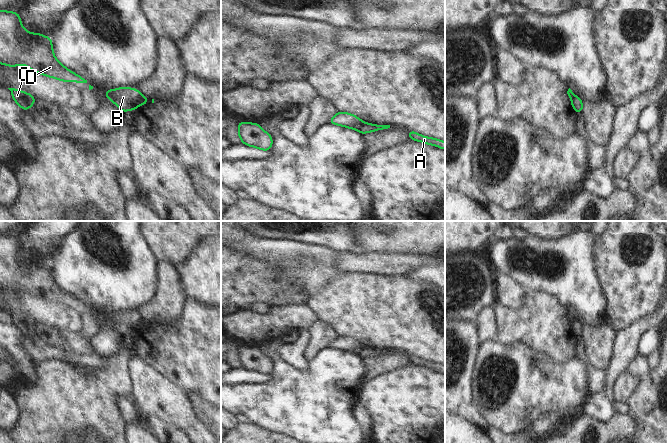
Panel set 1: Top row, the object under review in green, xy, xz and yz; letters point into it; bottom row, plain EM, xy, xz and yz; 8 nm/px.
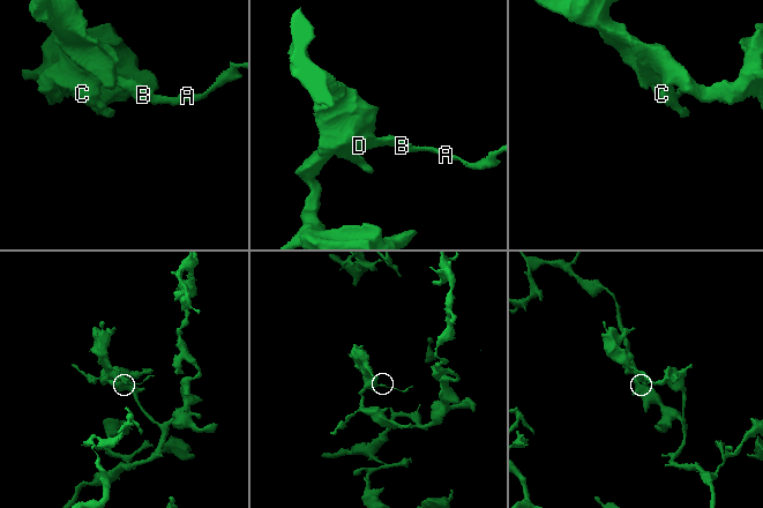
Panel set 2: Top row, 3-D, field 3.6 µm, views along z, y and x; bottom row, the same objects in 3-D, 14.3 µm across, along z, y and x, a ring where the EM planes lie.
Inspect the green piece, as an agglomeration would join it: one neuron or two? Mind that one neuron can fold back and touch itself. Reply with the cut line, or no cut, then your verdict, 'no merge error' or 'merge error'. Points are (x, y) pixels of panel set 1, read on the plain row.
cut xy (142, 319), (137, 329); merge error

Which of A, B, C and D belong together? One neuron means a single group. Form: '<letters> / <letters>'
A / B C D

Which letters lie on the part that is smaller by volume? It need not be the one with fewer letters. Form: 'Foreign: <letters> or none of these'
Foreign: A

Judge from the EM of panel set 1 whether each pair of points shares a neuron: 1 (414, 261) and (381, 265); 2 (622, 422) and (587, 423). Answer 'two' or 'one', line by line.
1: one
2: one

